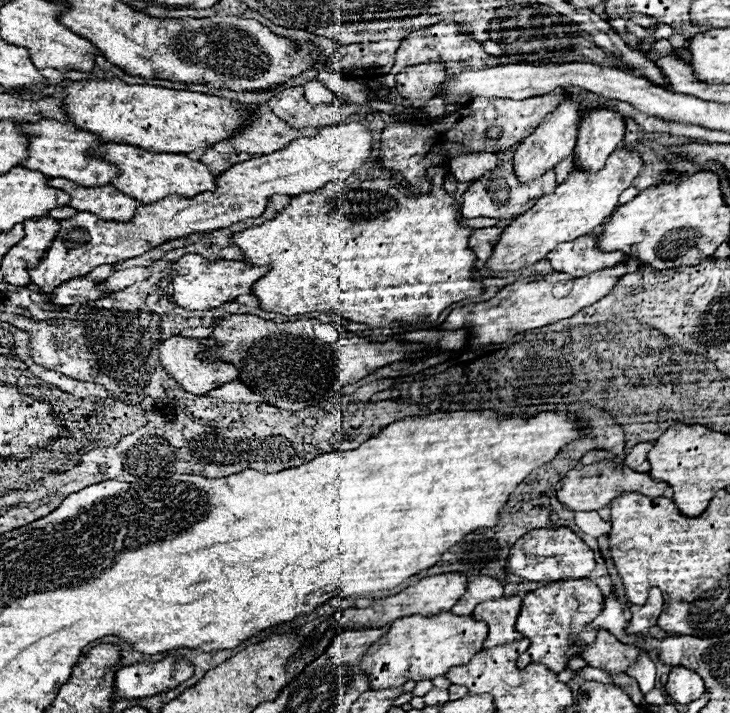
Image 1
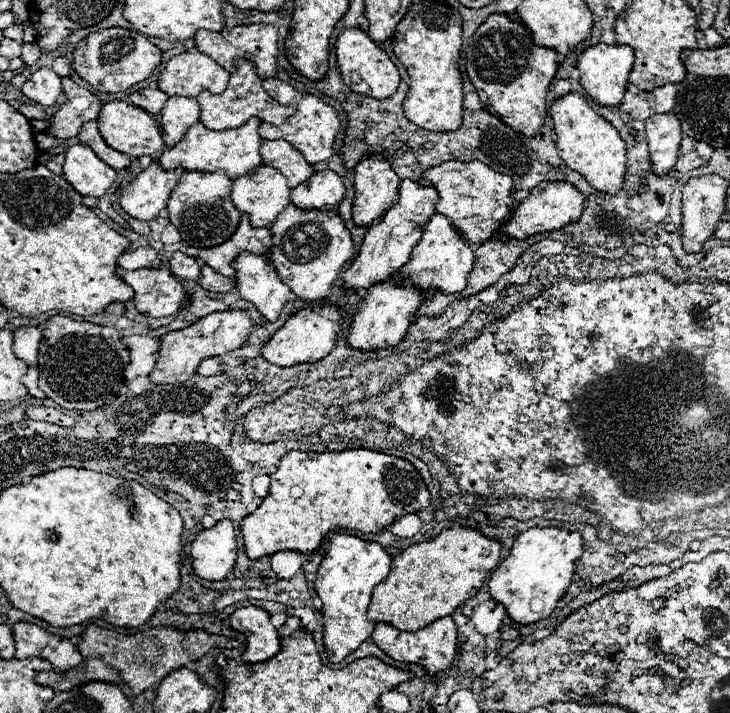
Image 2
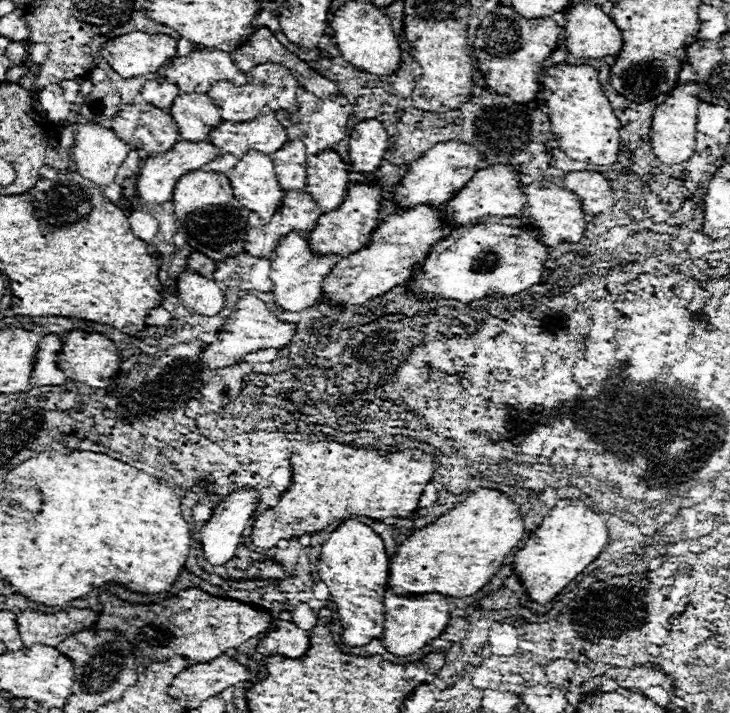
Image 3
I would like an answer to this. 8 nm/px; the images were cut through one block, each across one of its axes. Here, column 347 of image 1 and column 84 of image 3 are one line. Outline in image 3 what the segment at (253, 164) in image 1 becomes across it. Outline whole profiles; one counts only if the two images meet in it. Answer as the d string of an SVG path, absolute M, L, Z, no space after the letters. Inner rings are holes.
M88 122L76 126L70 158L80 176L94 184L108 186L114 182L118 166L128 156L128 150L130 146L120 140L112 128Z

